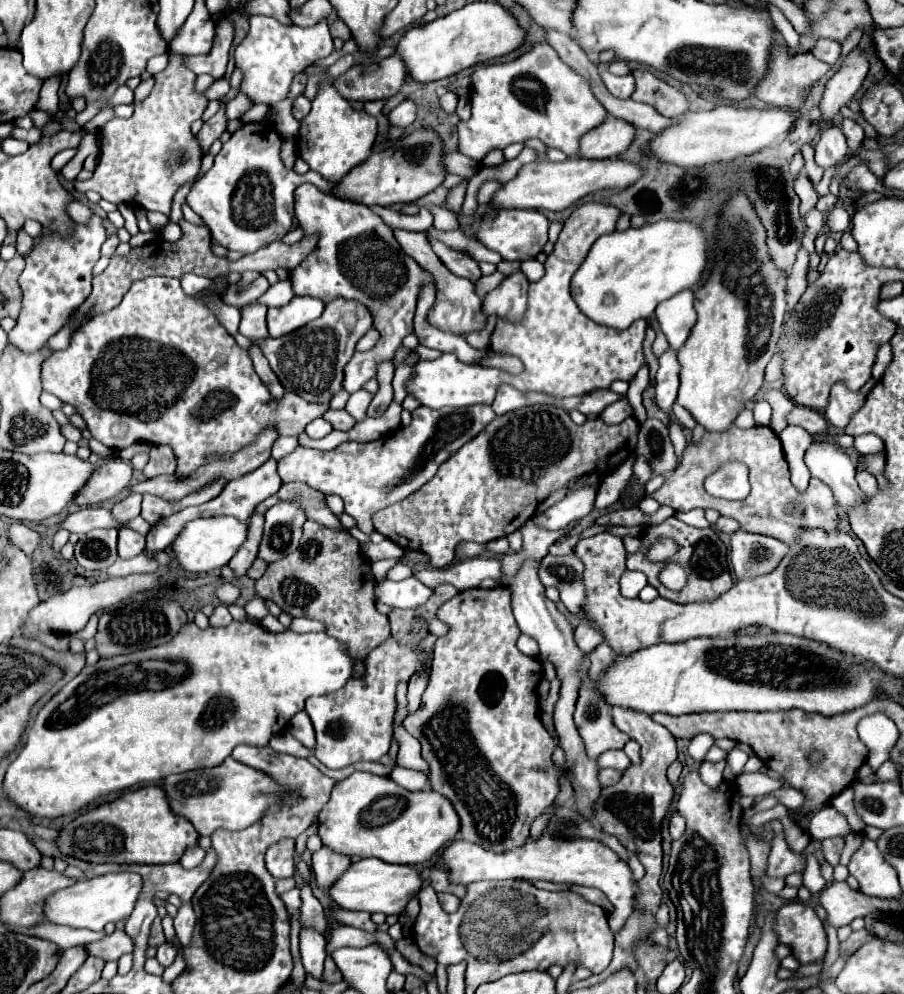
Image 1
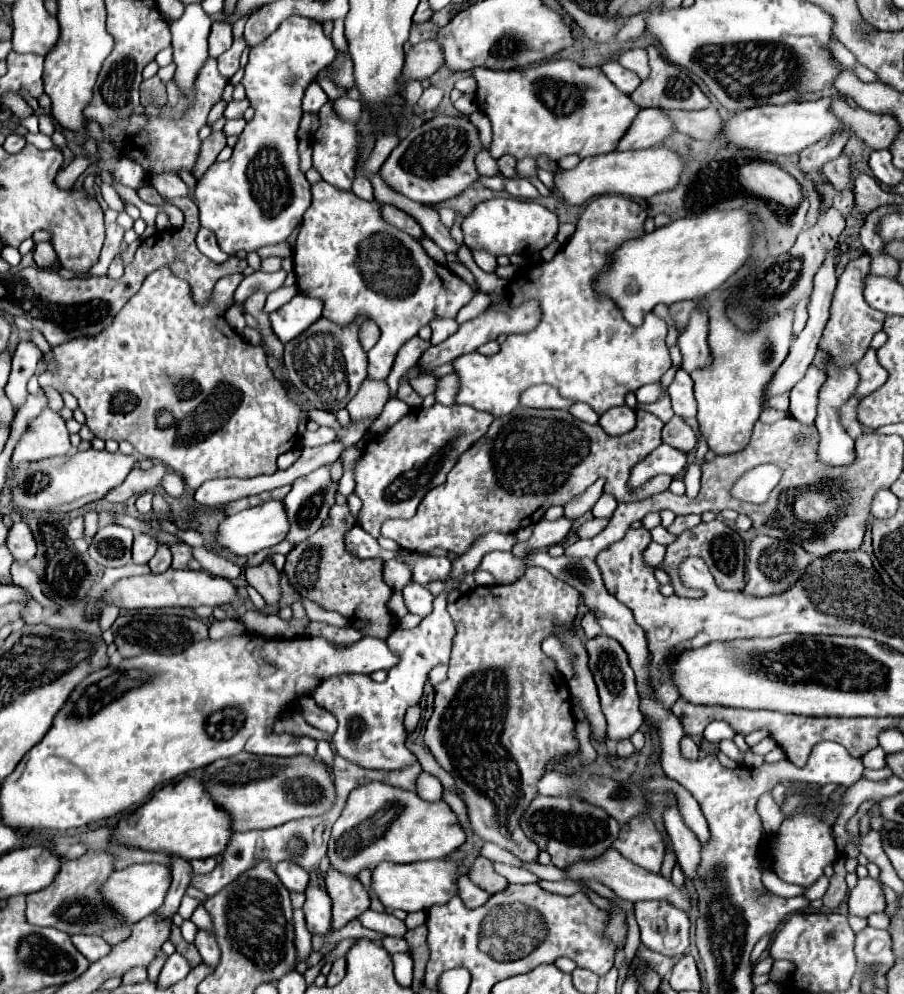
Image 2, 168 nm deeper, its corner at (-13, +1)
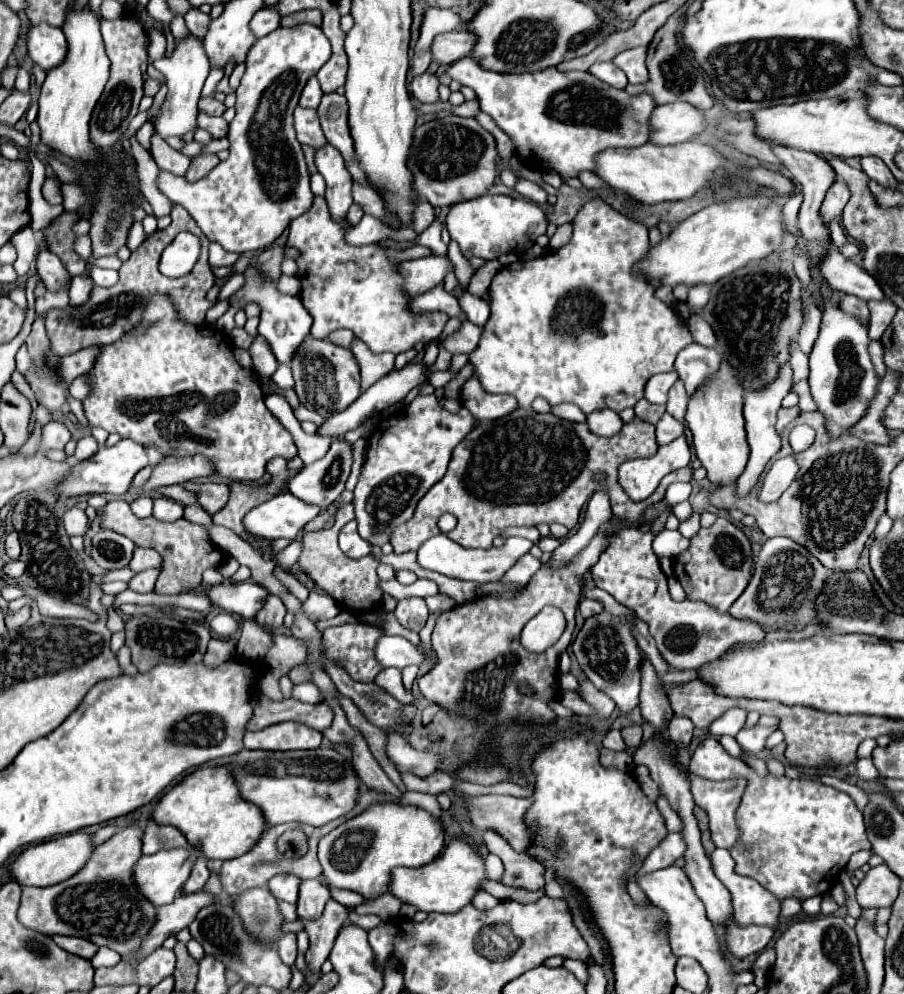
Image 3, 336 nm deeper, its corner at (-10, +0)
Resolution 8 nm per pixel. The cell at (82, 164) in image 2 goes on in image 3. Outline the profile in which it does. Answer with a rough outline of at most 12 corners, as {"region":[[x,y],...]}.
{"region":[[46,176],[42,196],[50,204],[62,202],[60,180]]}

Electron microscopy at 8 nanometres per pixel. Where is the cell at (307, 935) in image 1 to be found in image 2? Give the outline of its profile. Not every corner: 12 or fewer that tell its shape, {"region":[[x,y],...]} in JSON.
{"region":[[317,885],[305,889],[305,921],[311,933],[331,927],[331,899]]}

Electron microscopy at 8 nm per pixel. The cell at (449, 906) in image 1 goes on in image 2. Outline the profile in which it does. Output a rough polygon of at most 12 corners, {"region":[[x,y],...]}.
{"region":[[461,875],[461,899],[469,907],[481,907],[489,893]]}

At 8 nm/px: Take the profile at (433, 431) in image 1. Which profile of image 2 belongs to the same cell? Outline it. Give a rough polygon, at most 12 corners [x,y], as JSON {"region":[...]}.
{"region":[[471,405],[411,409],[355,465],[359,525],[411,519],[481,439]]}

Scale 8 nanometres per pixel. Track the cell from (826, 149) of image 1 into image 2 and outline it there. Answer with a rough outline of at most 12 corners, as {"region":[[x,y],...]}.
{"region":[[839,155],[825,165],[835,191],[853,189],[849,157]]}

